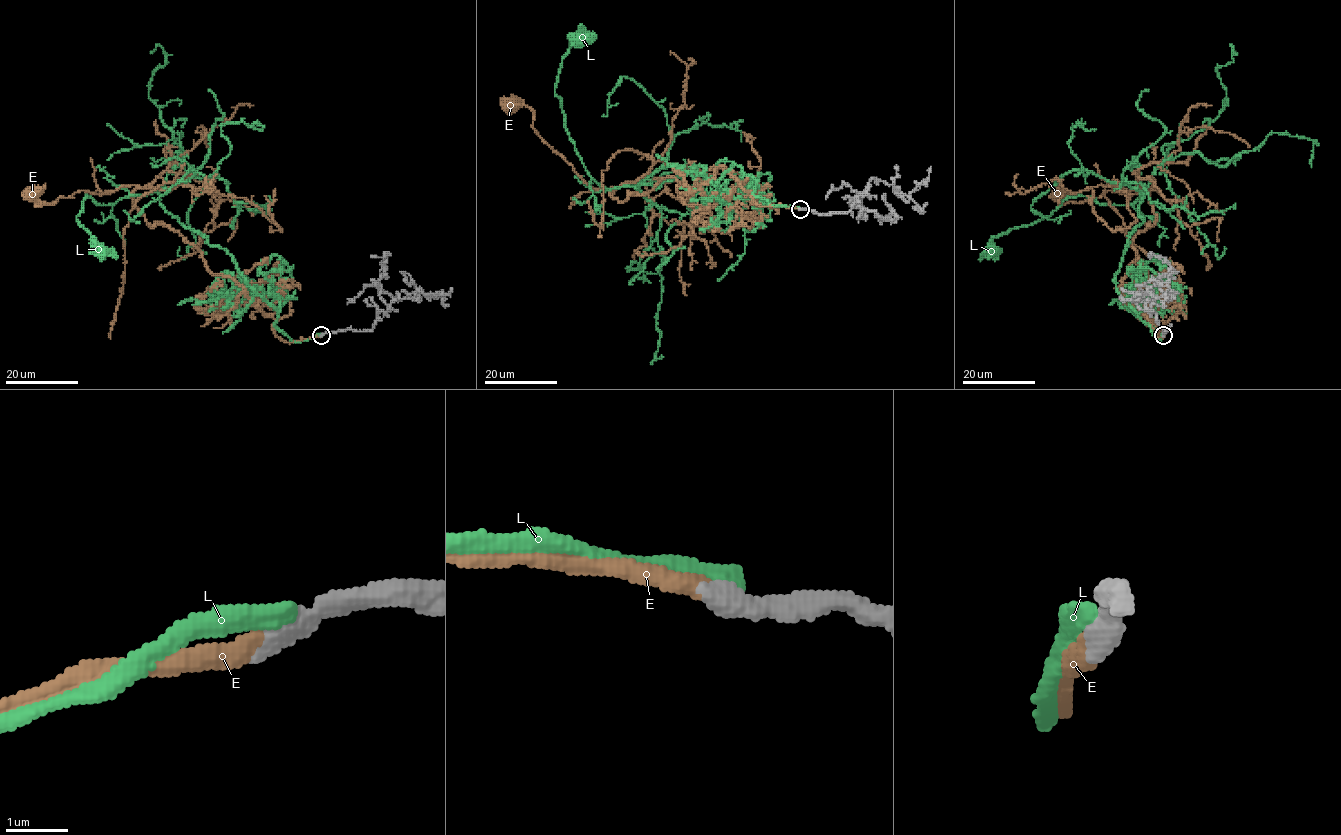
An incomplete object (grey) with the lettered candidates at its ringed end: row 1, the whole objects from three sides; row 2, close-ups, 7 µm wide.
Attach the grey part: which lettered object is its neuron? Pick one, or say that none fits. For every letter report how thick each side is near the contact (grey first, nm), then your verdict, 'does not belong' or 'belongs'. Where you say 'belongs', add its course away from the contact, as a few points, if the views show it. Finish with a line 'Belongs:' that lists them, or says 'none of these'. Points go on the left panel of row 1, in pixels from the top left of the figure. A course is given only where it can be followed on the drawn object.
E: 460 nm thick on the grey side, 320 nm on the other; belongs; it runs (321, 334), (283, 342), (233, 278), (147, 223), (136, 186), (52, 204), (30, 193)
L: 480 nm thick on the grey side, 340 nm on the other; does not belong
Belongs: E

